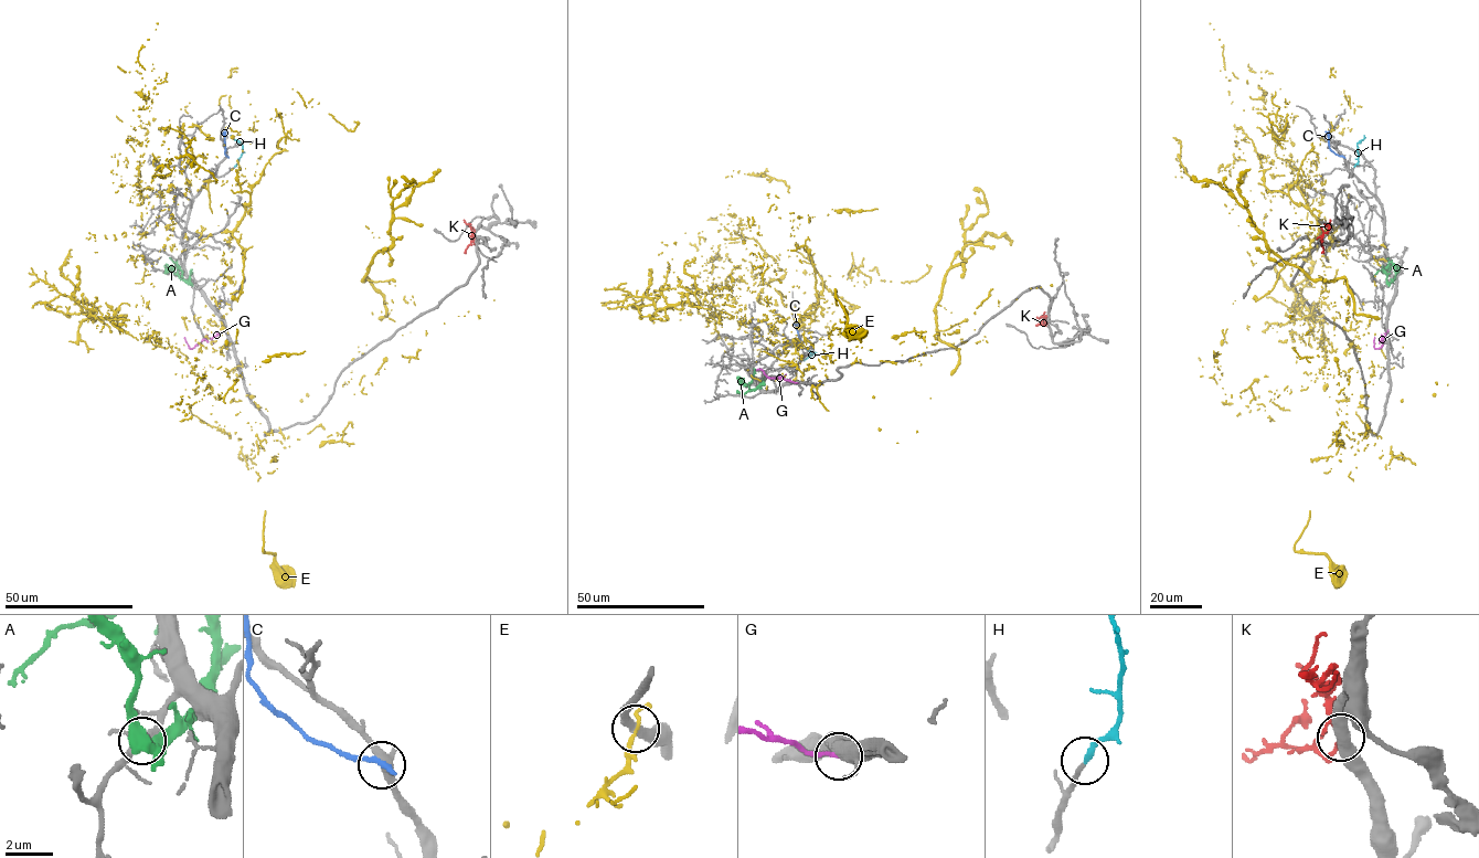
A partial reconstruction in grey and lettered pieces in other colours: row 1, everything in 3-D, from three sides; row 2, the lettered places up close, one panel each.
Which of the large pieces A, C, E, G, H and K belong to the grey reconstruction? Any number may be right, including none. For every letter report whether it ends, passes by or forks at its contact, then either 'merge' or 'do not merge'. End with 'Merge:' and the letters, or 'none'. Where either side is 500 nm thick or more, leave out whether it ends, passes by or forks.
A: it forks | do not merge
C: it ends | do not merge
E: it passes by | do not merge
G: do not merge
H: it ends | merge
K: it forks | do not merge
Merge: H

